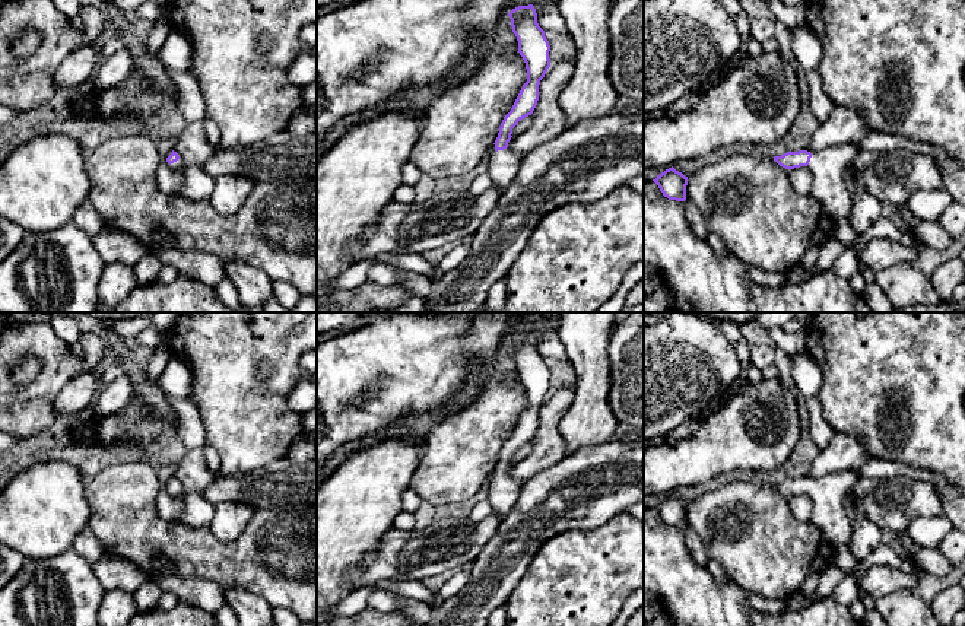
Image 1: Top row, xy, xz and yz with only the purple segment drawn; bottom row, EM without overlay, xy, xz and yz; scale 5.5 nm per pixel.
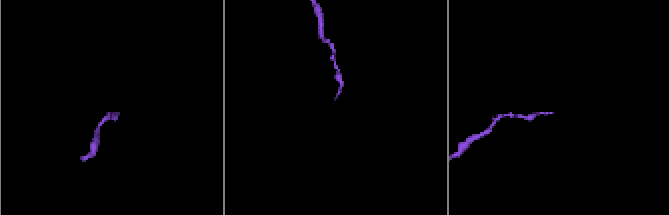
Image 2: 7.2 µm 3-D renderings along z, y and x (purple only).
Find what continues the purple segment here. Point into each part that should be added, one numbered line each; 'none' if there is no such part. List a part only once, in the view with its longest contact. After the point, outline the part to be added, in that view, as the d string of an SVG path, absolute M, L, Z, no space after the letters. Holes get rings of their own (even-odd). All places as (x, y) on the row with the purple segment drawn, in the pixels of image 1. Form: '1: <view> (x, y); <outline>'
1: yz (827, 165); M844 143L812 153L807 165L813 177L810 196L832 219L848 217L851 213L851 196L844 184L842 172L860 150L858 144Z

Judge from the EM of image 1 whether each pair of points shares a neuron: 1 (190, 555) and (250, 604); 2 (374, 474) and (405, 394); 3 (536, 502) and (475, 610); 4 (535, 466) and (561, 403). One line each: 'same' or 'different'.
1: different
2: different
3: same
4: same

